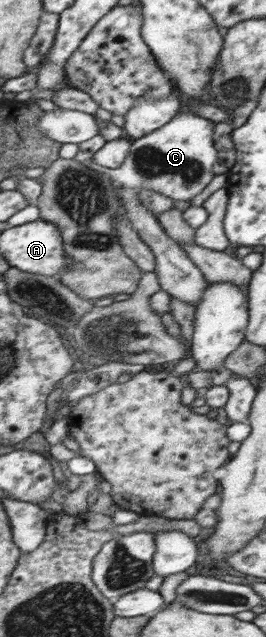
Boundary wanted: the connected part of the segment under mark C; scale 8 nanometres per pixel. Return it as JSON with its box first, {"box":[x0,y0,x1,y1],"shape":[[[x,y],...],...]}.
{"box":[86,101,217,200],"shape":[[[184,101],[176,116],[164,126],[132,140],[128,156],[120,168],[106,168],[94,161],[86,161],[90,169],[105,173],[118,187],[155,190],[172,200],[192,200],[200,194],[214,178],[212,166],[217,162],[214,147],[214,123],[207,118],[195,115],[191,109],[193,101]]]}

